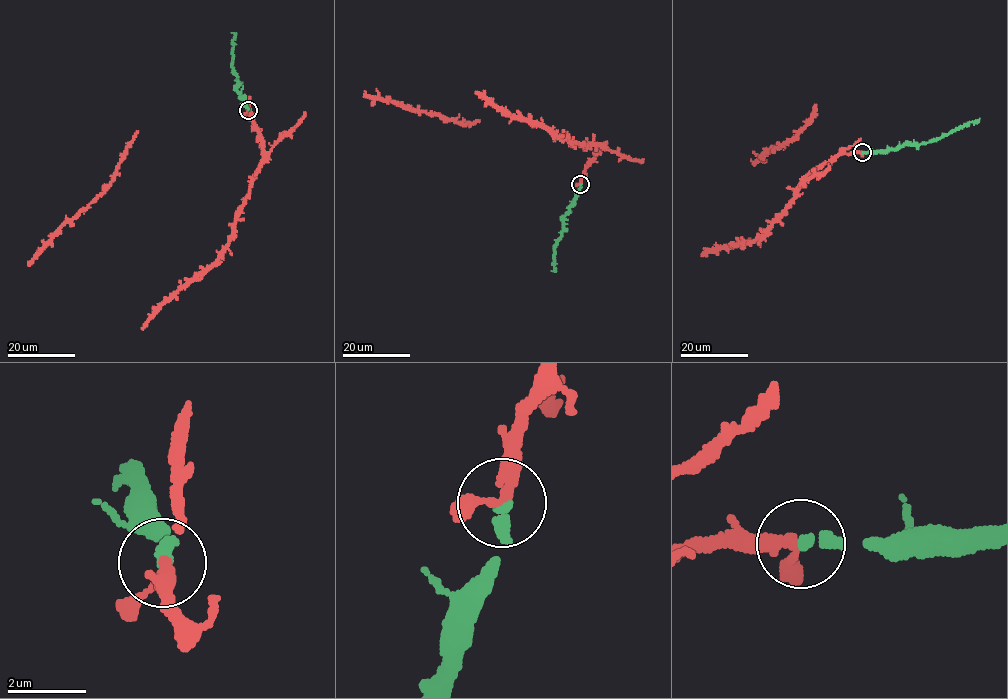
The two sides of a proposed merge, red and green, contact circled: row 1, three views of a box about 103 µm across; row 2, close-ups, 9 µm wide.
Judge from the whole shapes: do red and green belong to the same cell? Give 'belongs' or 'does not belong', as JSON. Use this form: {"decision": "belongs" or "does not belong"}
{"decision": "belongs"}

